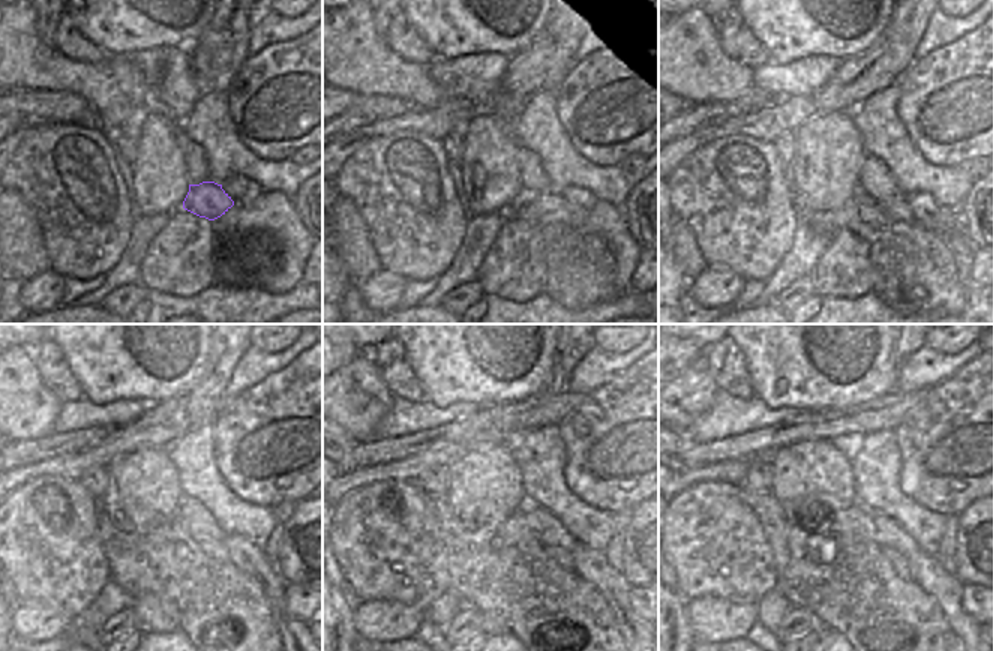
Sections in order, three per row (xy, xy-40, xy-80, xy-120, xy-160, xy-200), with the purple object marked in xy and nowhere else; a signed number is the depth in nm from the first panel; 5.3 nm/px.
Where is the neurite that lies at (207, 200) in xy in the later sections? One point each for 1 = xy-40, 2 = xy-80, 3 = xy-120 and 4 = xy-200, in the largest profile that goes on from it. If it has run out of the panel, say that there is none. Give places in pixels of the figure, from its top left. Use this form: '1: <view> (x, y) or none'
1: xy-40 (551, 207)
2: xy-80 (896, 207)
3: xy-120 (216, 551)
4: xy-200 (900, 564)

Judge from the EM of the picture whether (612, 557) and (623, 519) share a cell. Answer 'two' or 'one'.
one

